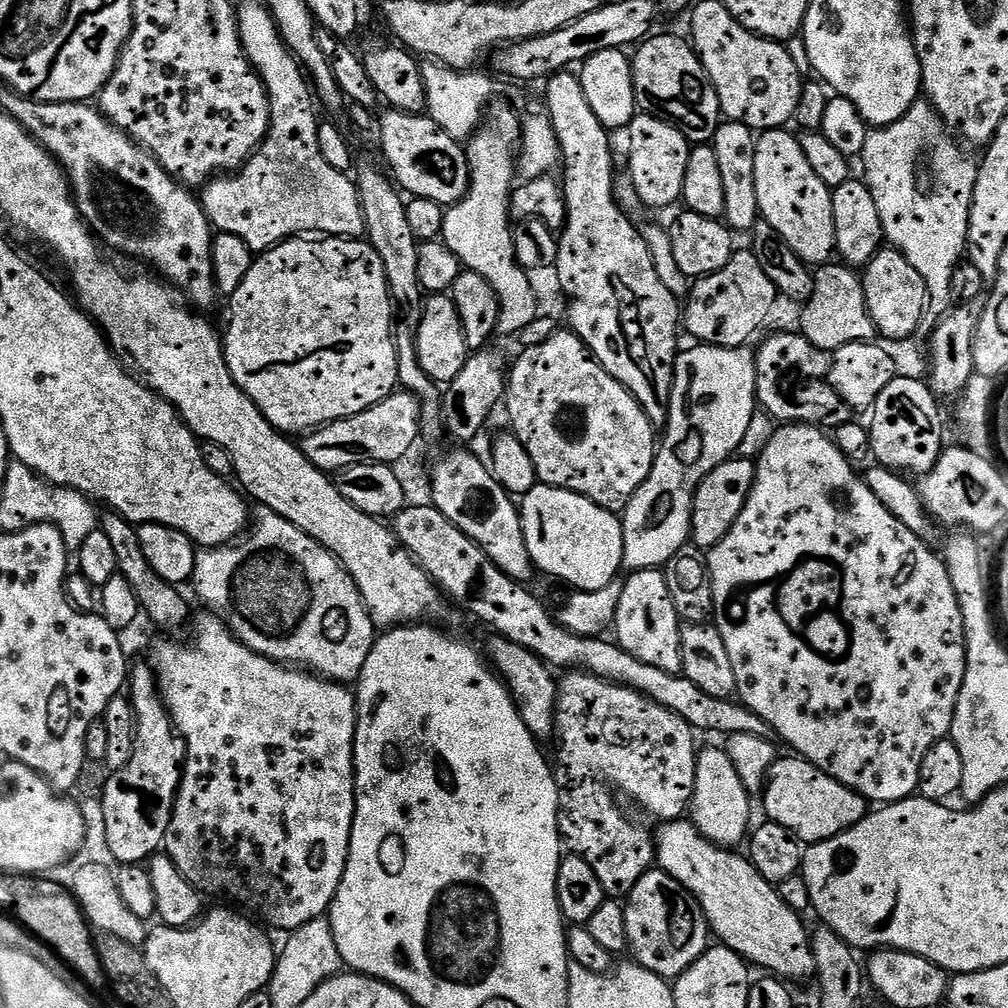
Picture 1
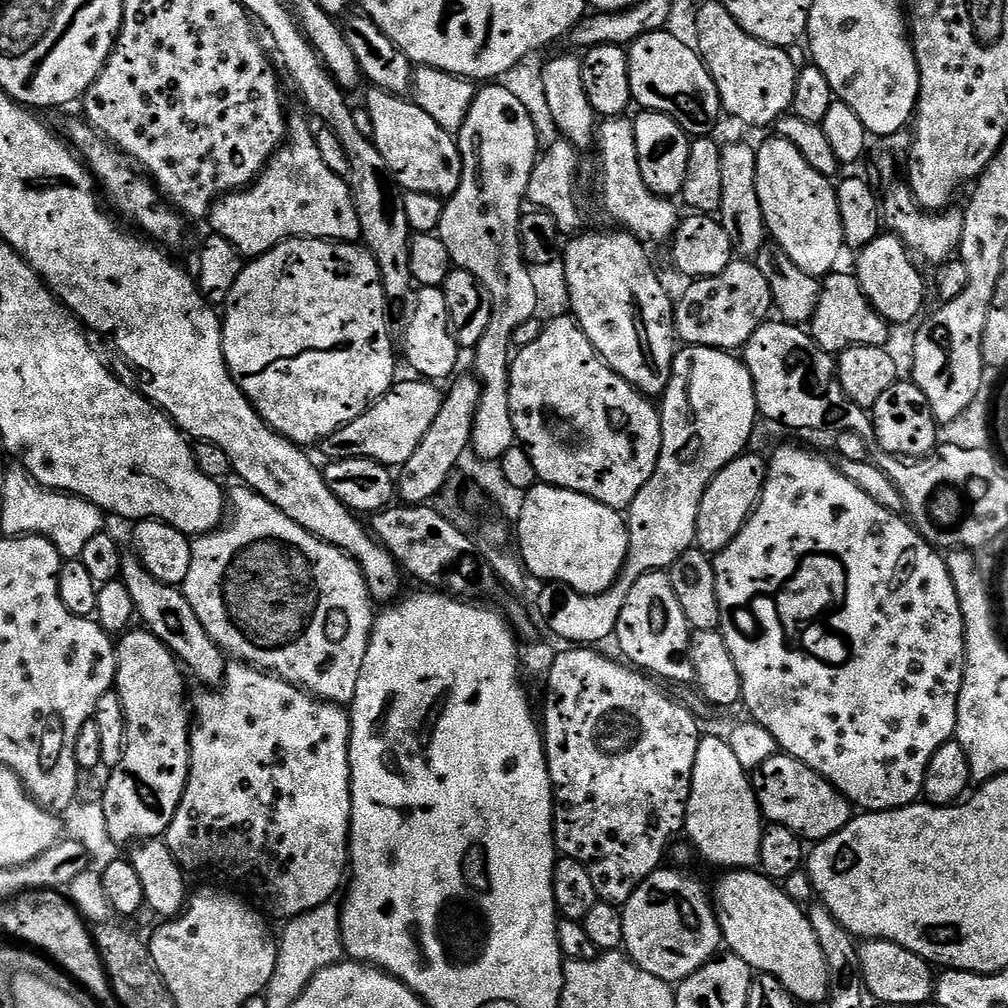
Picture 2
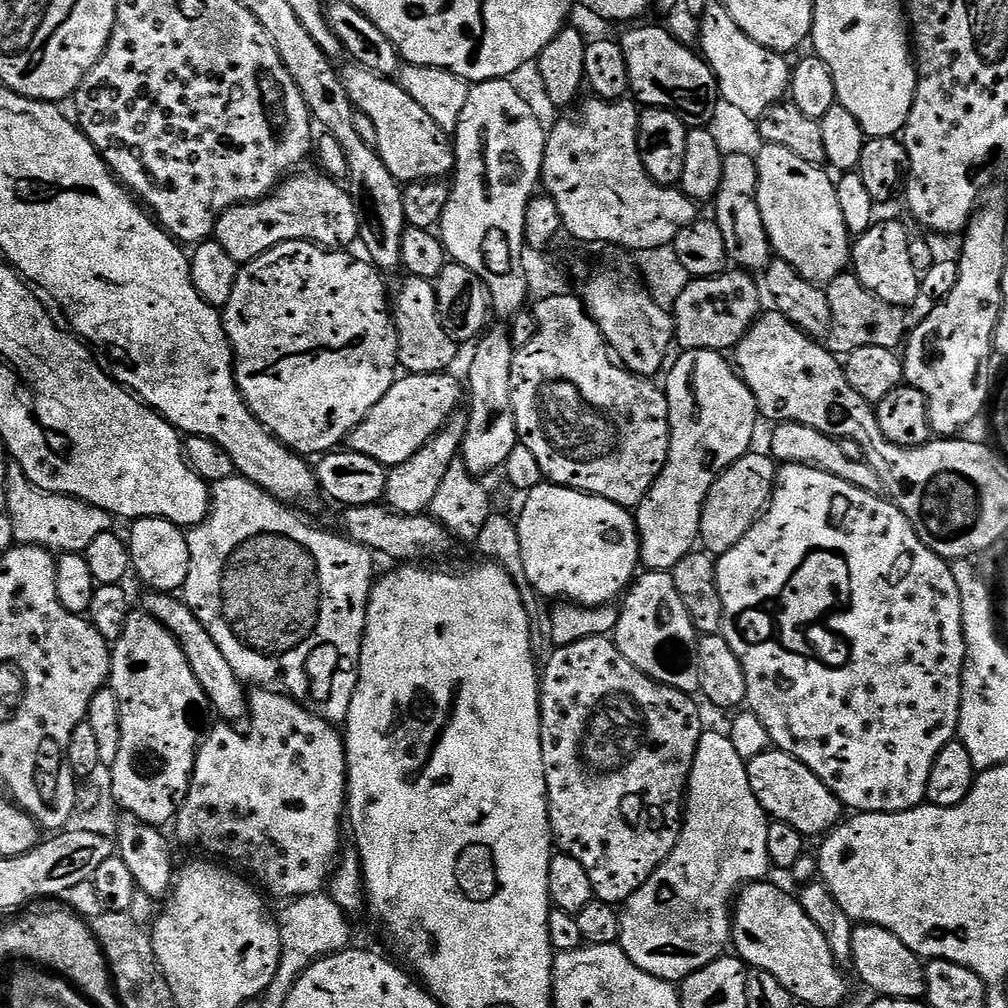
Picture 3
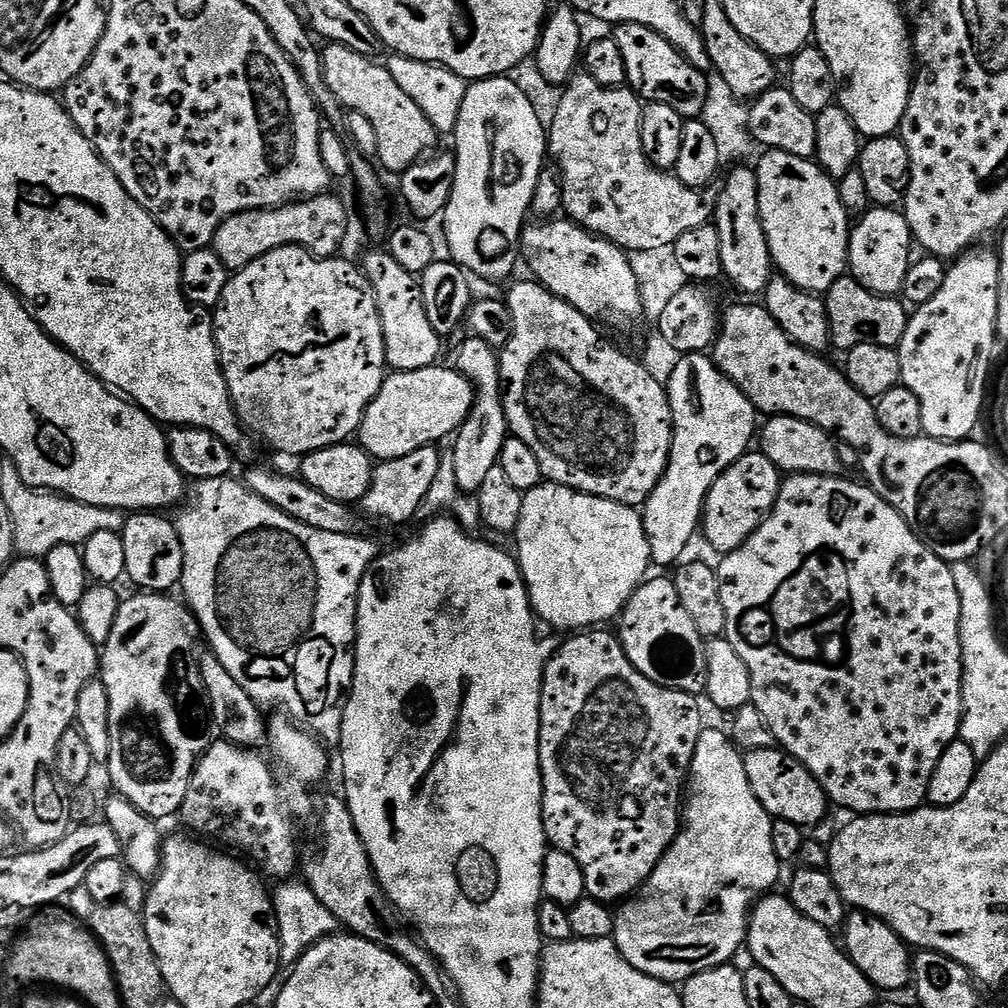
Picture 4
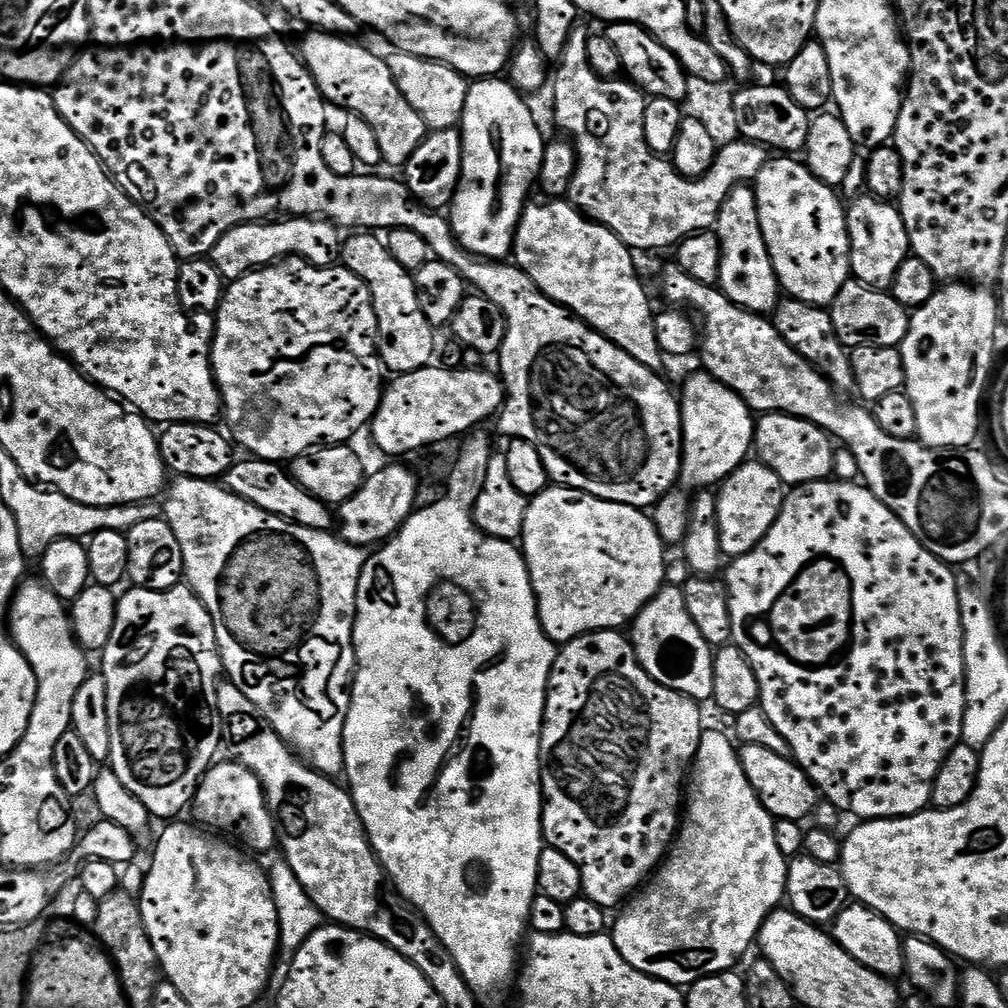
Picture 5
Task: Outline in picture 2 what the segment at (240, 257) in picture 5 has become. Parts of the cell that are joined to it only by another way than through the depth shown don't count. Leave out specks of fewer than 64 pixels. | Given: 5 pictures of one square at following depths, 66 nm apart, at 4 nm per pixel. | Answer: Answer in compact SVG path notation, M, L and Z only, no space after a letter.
M294 115L289 119L282 147L263 172L247 188L220 197L206 220L212 223L211 231L226 238L226 242L238 249L244 258L261 256L293 238L337 242L361 239L358 214L347 179L322 162L314 128L302 117Z

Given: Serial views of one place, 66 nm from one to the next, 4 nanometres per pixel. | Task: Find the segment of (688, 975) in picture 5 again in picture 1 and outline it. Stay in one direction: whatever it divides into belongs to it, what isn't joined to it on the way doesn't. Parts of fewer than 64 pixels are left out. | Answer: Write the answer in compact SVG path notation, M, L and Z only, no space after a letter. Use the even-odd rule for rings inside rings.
M718 746L703 747L697 753L696 781L690 805L692 823L699 827L706 839L722 848L735 849L745 843L750 832L748 823L752 820L752 804L748 800L751 800L750 793L746 786L742 786L742 778L738 778L738 770L734 770L734 762L730 762L727 752ZM650 870L626 897L626 934L635 963L665 978L682 975L710 947L710 929L702 906L670 874Z

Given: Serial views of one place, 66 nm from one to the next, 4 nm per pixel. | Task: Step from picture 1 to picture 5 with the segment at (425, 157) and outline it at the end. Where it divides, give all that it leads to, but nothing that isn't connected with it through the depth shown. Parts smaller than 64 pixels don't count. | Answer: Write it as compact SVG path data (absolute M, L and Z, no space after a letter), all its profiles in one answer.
M319 30L307 33L304 40L302 59L309 72L316 80L320 93L329 105L337 104L353 116L361 116L378 134L378 146L382 146L384 164L403 166L418 146L428 135L428 124L406 102L402 90L398 90L398 82L394 82L394 74L390 70L387 59L383 55L375 56L368 48L355 44L355 39L339 34L329 34Z

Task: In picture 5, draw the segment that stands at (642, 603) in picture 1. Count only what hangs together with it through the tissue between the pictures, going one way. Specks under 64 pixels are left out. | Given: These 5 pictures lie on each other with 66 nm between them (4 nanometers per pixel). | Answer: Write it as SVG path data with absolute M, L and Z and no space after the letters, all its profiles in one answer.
M665 586L653 600L646 602L630 625L630 639L638 662L646 674L654 678L654 682L697 702L712 700L714 649L706 642L706 638L702 638L698 626L694 626L694 618L690 618L690 610L686 610L683 587Z

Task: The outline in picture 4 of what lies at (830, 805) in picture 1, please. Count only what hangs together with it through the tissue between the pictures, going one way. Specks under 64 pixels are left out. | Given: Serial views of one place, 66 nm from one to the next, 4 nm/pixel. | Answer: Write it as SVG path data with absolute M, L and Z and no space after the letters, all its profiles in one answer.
M779 747L759 748L748 752L743 759L746 778L750 778L750 790L754 790L758 802L762 802L769 816L809 826L808 824L818 823L827 814L828 808L830 809L828 795L822 790L814 774L810 774L810 770L806 770L806 766L802 766L802 762L795 760L788 752Z

